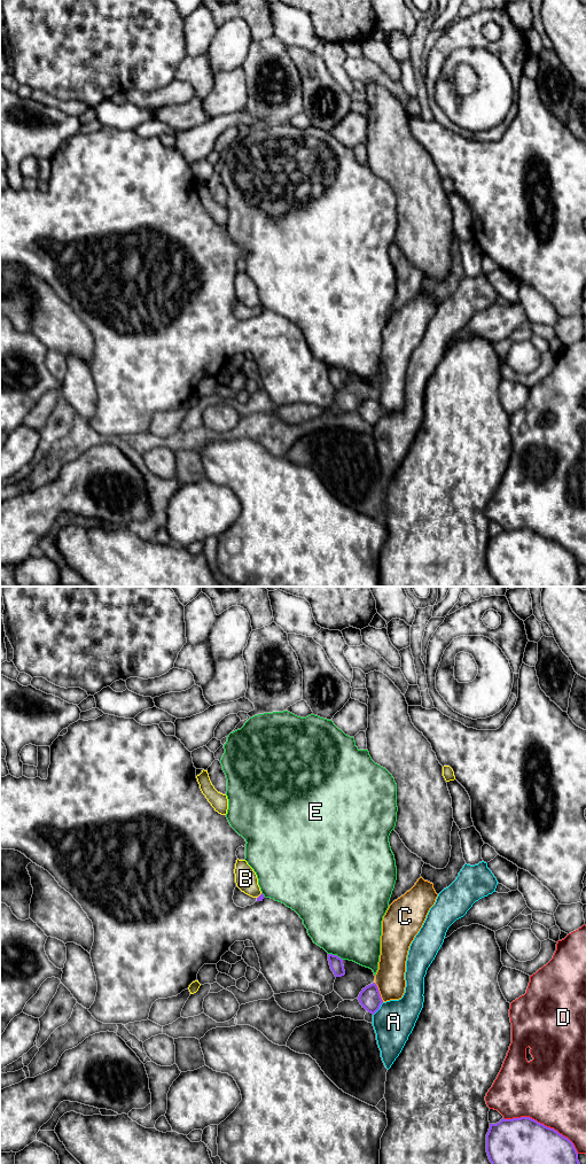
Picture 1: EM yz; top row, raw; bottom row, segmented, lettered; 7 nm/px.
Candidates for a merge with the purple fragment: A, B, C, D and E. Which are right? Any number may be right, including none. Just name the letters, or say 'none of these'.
none of these

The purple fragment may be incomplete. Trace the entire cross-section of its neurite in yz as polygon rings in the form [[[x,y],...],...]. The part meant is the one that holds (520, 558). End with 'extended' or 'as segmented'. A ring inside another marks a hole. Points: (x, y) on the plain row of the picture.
[[[530,529],[490,536],[486,565],[498,587],[581,587],[573,556]]]; as segmented

